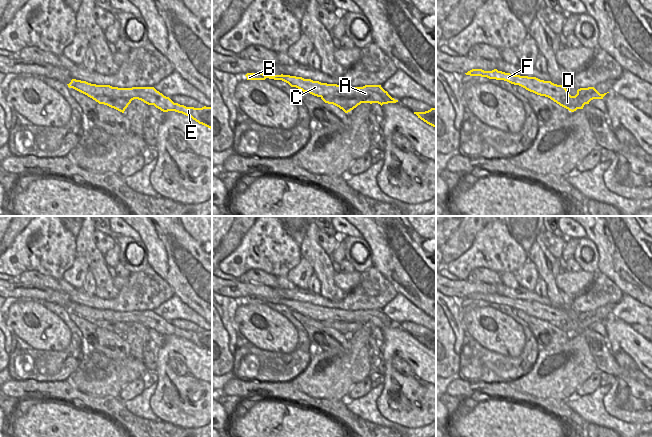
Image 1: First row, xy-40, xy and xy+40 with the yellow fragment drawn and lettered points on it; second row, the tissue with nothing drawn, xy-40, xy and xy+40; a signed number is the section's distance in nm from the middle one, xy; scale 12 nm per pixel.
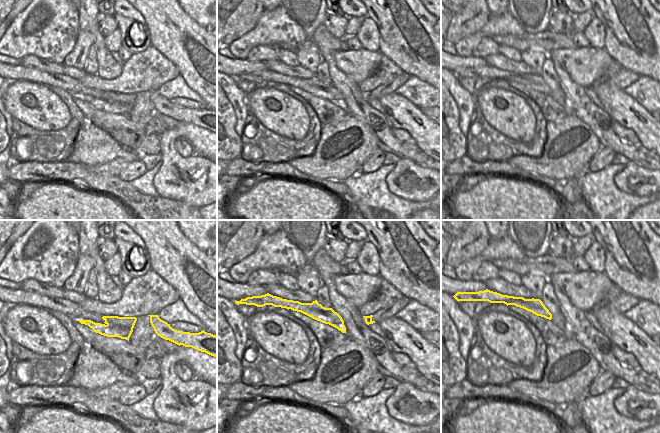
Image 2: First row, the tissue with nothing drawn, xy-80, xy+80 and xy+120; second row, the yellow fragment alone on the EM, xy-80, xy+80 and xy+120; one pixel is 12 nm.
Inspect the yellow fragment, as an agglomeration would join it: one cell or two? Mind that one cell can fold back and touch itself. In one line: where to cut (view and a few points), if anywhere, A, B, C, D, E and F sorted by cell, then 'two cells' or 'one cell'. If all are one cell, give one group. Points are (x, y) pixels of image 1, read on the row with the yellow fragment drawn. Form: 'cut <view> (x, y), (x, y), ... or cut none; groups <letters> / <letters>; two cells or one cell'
cut xy-40 (87, 94), (133, 99); groups A B C E F / D; two cells

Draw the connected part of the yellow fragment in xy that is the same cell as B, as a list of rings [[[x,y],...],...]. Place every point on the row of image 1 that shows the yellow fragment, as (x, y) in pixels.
[[[247,73],[247,80],[265,80],[266,78],[282,80],[291,87],[296,87],[303,92],[317,97],[348,97],[359,99],[362,103],[378,103],[381,106],[388,103],[396,103],[398,100],[392,98],[381,85],[365,85],[363,87],[345,87],[337,84],[321,83],[311,79],[290,75],[265,75],[263,73]]]

